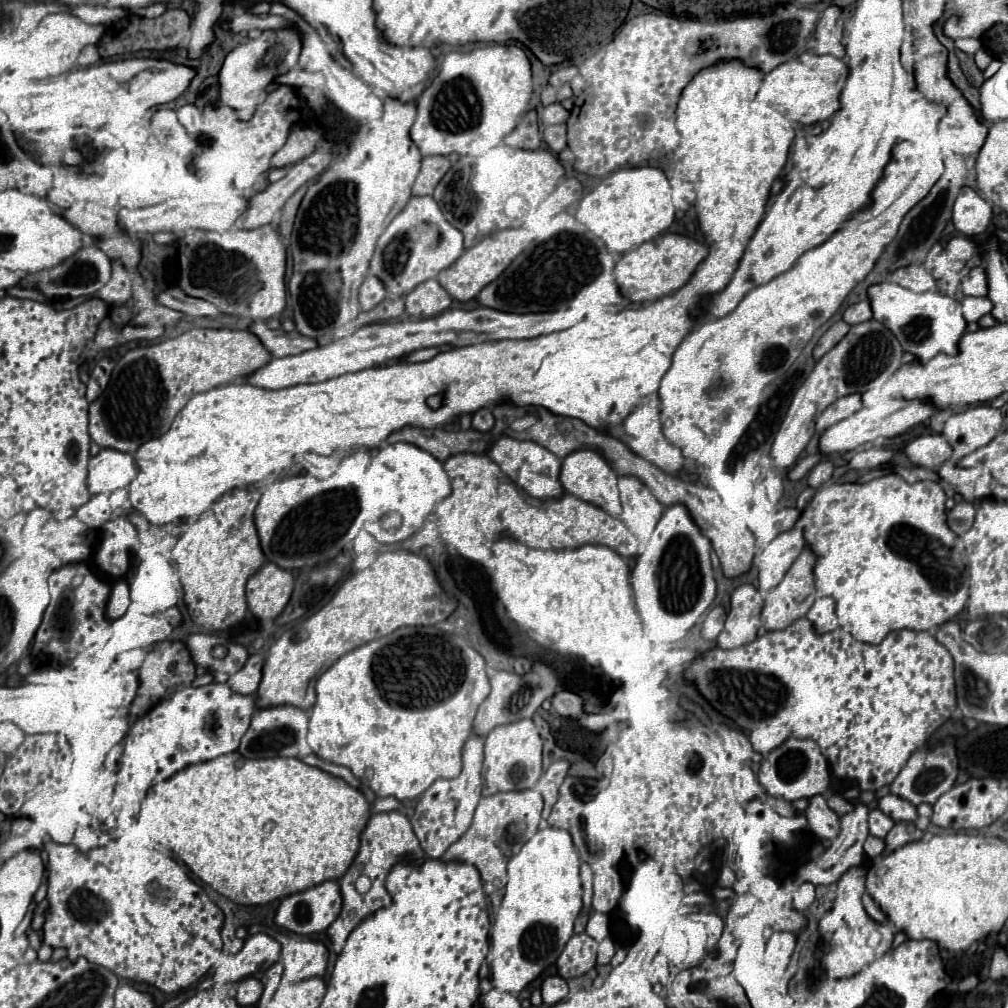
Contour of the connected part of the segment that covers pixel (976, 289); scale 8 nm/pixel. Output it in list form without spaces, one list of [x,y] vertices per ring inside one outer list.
[[[983,267],[971,269],[969,275],[961,279],[961,289],[963,289],[965,295],[975,295],[975,297],[987,295],[987,277],[985,277],[985,269],[983,269]]]

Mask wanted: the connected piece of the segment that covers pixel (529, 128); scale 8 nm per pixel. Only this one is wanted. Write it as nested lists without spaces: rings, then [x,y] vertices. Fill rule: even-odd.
[[[529,111],[519,119],[517,127],[505,137],[505,143],[517,149],[539,149],[541,147],[541,135],[537,129],[535,111]]]

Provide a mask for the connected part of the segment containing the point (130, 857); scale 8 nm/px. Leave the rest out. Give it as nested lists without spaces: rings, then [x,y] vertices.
[[[45,837],[43,841],[43,851],[69,853],[69,861],[63,863],[71,867],[69,885],[63,891],[49,885],[47,891],[49,911],[45,915],[43,943],[51,945],[53,949],[65,947],[71,961],[83,955],[91,963],[103,965],[123,979],[145,981],[155,985],[163,993],[175,993],[197,983],[219,959],[223,947],[219,935],[223,913],[209,901],[203,887],[191,881],[171,857],[163,857],[163,853],[155,849],[135,849],[131,845],[119,845],[117,841],[81,853],[79,849],[75,849],[75,845],[61,847],[49,837]]]

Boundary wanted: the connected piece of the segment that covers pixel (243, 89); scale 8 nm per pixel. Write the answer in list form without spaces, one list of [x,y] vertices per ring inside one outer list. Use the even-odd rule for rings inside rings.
[[[281,29],[281,31],[265,31],[259,39],[249,41],[247,45],[239,45],[227,53],[221,71],[219,71],[219,101],[235,109],[241,121],[249,121],[255,109],[265,101],[265,97],[277,89],[275,77],[285,75],[297,65],[301,53],[301,39],[297,31]],[[273,39],[273,41],[271,41]],[[271,41],[271,43],[269,43]],[[277,43],[277,45],[273,45]]]

